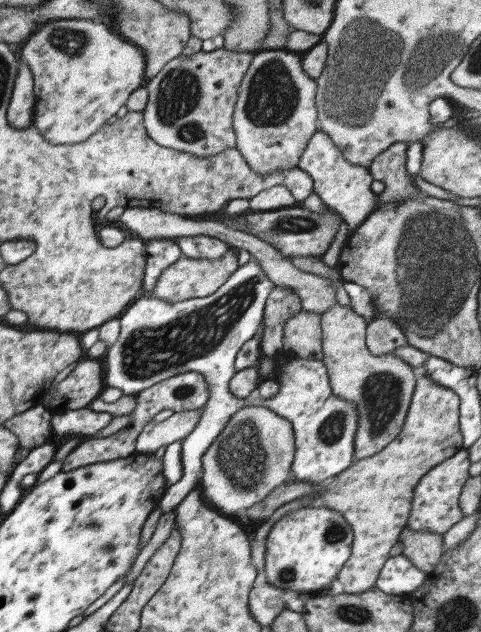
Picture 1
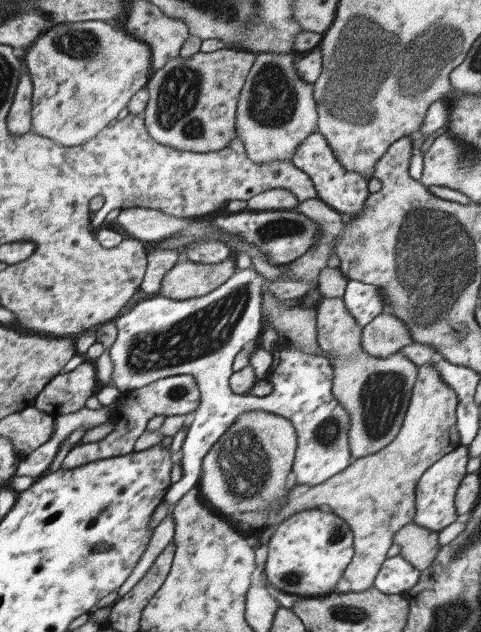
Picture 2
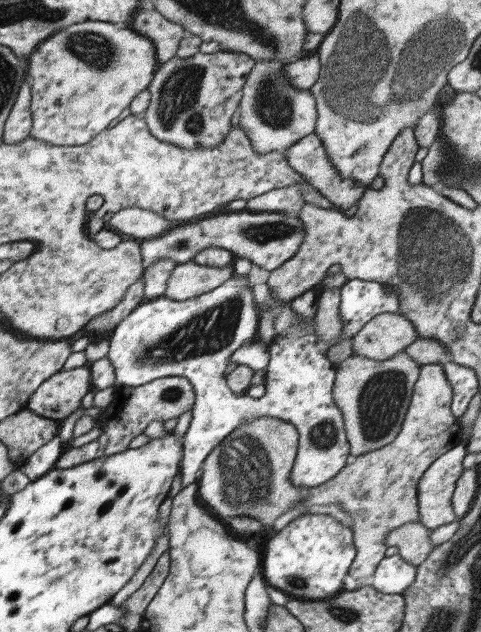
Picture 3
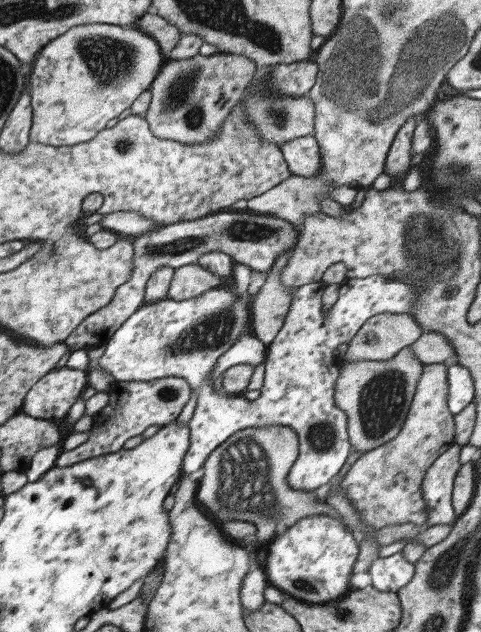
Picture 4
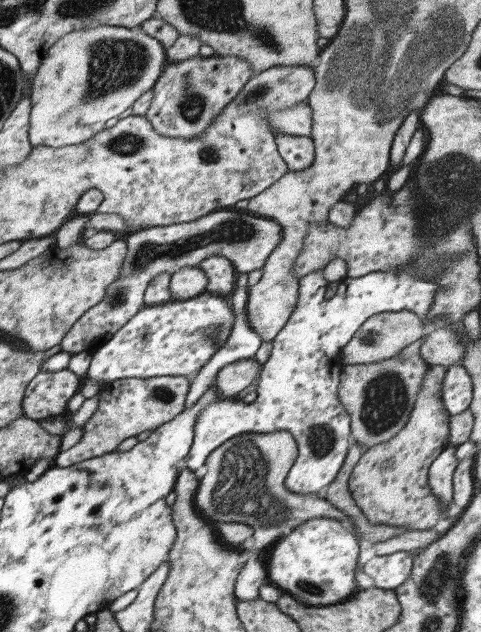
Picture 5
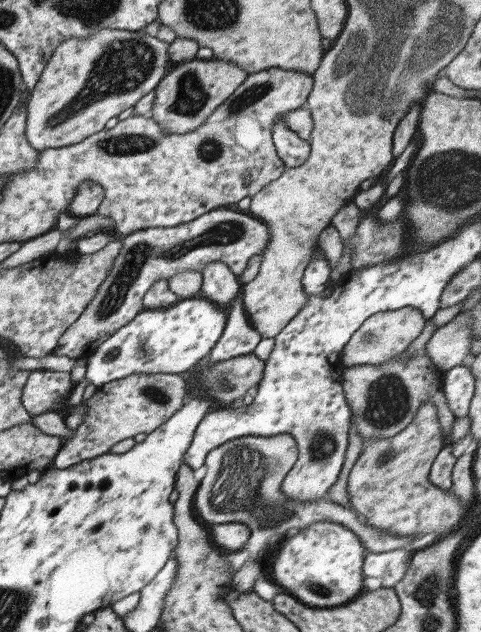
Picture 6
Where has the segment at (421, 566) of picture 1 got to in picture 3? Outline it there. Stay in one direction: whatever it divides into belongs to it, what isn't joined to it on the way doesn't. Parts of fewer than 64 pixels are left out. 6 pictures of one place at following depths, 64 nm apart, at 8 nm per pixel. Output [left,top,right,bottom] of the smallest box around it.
[385,522,435,568]

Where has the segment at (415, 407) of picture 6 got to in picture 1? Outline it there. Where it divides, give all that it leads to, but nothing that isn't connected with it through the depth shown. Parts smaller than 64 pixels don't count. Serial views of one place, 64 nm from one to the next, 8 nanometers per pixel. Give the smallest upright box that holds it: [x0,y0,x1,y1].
[321,304,419,462]

